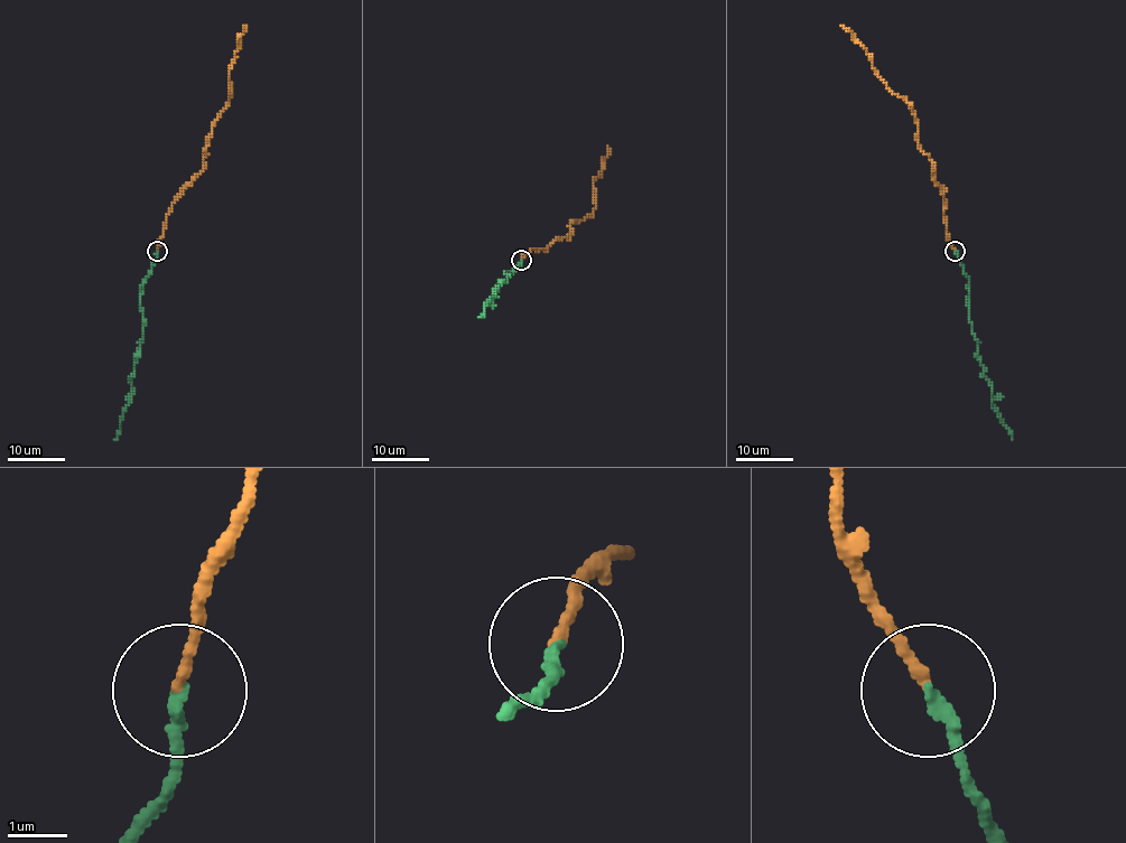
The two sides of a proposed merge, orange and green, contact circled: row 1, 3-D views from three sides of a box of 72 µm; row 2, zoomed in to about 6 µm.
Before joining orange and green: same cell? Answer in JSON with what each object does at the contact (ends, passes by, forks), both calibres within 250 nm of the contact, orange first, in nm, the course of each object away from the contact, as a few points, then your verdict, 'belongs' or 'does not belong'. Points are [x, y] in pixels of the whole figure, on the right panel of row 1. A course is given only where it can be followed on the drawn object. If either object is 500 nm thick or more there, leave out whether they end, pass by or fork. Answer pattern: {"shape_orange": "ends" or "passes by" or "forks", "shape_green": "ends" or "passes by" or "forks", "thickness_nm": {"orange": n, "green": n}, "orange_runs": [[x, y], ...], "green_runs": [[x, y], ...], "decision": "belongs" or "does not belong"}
{"shape_orange": "ends", "shape_green": "ends", "thickness_nm": {"orange": 170, "green": 220}, "orange_runs": [[956, 250], [946, 232], [943, 190], [917, 143], [911, 106], [841, 25]], "green_runs": [[956, 250], [968, 279], [967, 305], [977, 353], [993, 391], [993, 403], [1013, 440]], "decision": "belongs"}

